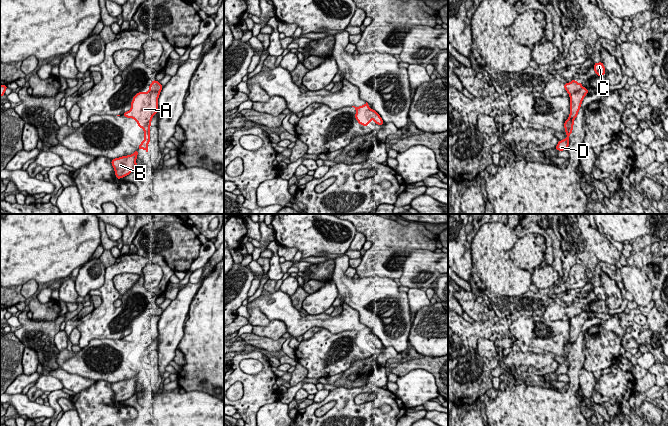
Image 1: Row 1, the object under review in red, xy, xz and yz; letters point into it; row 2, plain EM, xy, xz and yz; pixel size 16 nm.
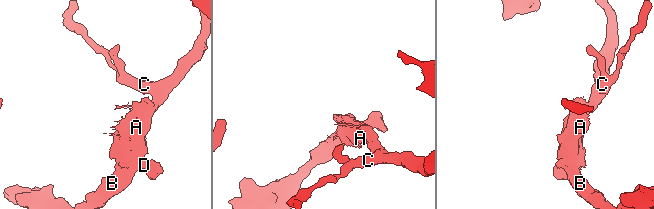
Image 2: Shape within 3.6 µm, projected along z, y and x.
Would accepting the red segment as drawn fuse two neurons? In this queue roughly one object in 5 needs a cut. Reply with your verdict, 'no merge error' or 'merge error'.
no merge error

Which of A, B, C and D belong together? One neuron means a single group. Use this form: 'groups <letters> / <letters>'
groups A B C D

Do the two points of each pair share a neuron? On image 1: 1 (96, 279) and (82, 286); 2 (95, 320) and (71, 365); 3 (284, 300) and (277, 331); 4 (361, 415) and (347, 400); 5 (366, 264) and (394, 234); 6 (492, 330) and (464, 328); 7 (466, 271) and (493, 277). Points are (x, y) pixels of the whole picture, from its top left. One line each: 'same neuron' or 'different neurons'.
1: same neuron
2: different neurons
3: different neurons
4: same neuron
5: same neuron
6: same neuron
7: different neurons

